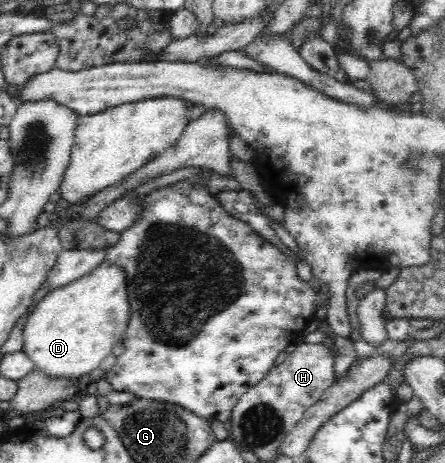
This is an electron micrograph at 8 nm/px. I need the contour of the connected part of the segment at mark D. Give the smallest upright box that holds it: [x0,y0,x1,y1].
[22,264,129,379]

